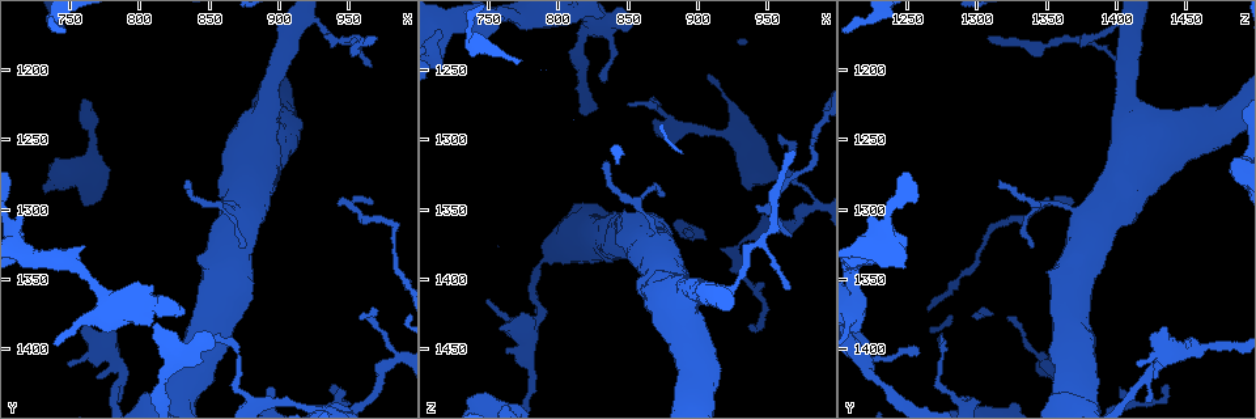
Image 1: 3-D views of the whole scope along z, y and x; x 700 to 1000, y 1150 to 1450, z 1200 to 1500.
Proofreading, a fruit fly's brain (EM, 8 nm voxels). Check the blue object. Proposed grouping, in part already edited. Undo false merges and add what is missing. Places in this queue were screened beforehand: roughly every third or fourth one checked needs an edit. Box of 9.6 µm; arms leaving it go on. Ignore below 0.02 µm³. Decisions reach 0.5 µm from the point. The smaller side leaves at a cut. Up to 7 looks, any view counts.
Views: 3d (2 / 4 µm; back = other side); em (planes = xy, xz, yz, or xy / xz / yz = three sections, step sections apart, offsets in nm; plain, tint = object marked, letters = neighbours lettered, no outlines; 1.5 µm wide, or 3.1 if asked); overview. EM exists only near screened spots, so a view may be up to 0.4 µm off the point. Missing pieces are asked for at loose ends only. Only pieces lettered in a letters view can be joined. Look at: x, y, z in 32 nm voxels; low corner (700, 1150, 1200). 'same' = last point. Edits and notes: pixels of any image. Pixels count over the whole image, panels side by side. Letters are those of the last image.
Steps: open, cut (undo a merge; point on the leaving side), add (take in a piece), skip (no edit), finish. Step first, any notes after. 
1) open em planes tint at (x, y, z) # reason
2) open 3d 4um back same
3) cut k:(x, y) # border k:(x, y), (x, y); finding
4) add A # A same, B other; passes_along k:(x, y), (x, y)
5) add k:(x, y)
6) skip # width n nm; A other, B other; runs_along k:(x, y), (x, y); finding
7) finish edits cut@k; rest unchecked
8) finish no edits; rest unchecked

open 3d 4um at (970, 1176, 1310) # an open end

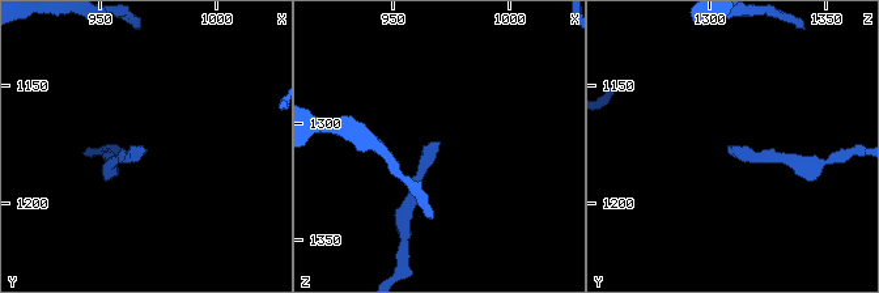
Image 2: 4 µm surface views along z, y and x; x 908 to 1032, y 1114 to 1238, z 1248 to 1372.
open em planes letters at (969, 1175, 1309) # shape alone is not enough

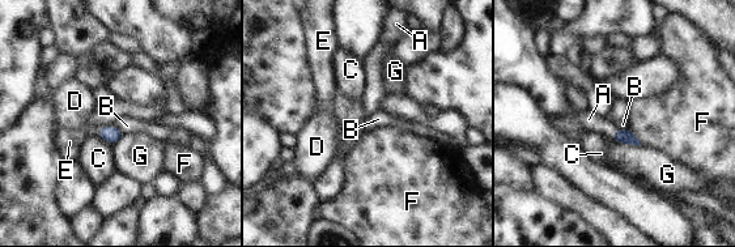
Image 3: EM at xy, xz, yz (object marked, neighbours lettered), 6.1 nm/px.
add A # A same, B other, C other, D other, E other, F other, G other; passes_along 3:(625, 136), (614, 135), (589, 119); the cell continues

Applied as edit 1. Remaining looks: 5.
open overview

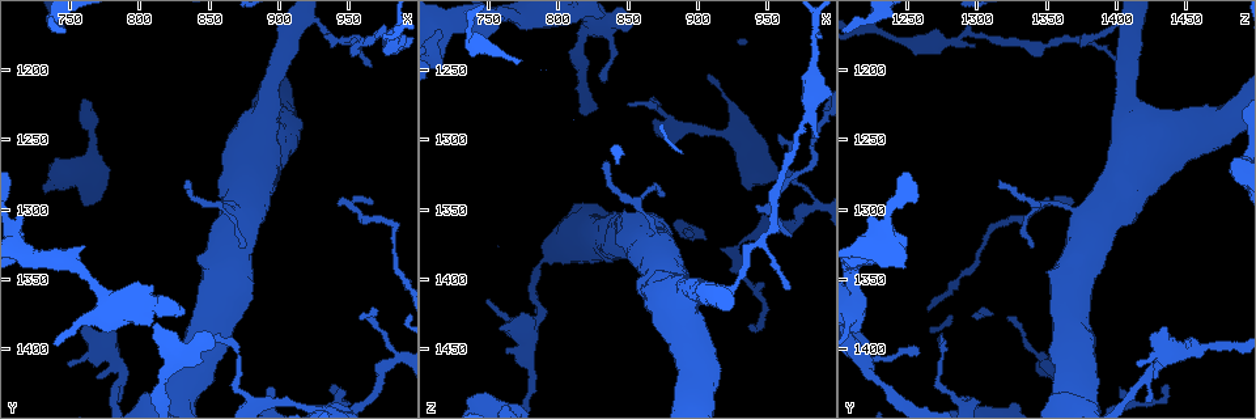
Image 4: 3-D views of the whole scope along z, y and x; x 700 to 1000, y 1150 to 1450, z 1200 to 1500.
open 3d 4um at (976, 1408, 1352) # sharp bend

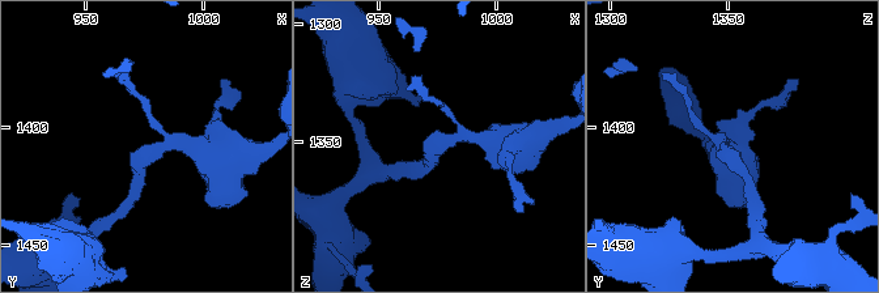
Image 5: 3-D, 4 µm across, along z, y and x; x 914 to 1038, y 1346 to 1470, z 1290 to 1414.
open em xy step 8 letters at (979, 1411, 1349)

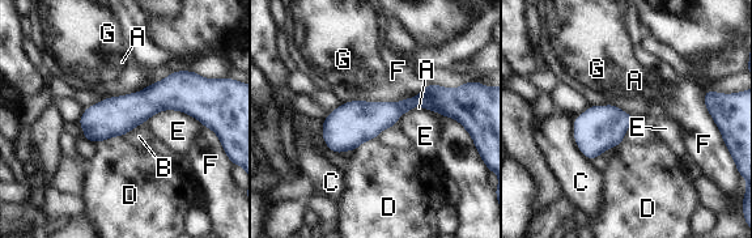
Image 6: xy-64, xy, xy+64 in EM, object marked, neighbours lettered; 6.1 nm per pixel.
skip # width 220 nm; A other, B other, C other, D other, E other, F other, G other; border 6:(144, 122), (123, 136); continuous, no second cell

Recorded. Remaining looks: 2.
open em planes letters at (750, 1412, 1414) # free end

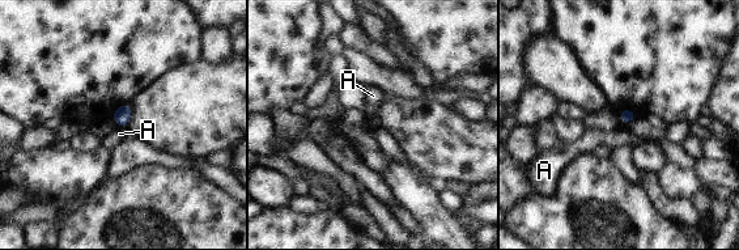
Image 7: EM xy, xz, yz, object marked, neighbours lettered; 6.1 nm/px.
skip # A other; border 7:(119, 126), (124, 128); none of them fits

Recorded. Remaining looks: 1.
finish edits add@3; rest unchecked

